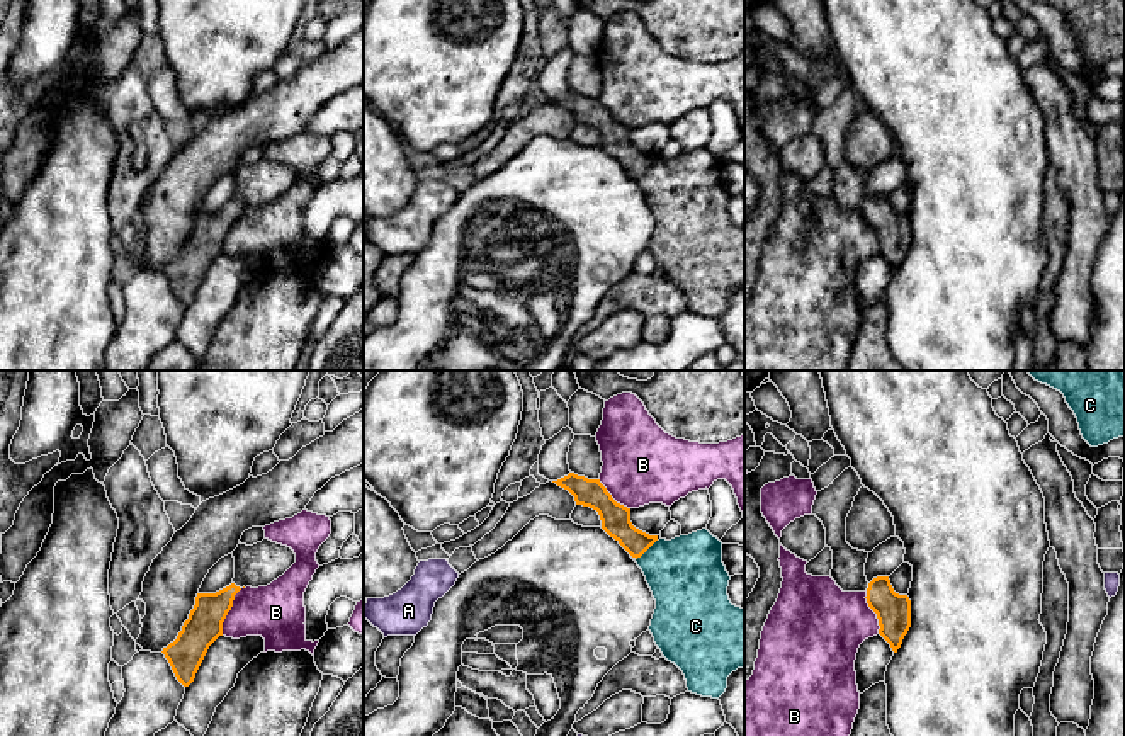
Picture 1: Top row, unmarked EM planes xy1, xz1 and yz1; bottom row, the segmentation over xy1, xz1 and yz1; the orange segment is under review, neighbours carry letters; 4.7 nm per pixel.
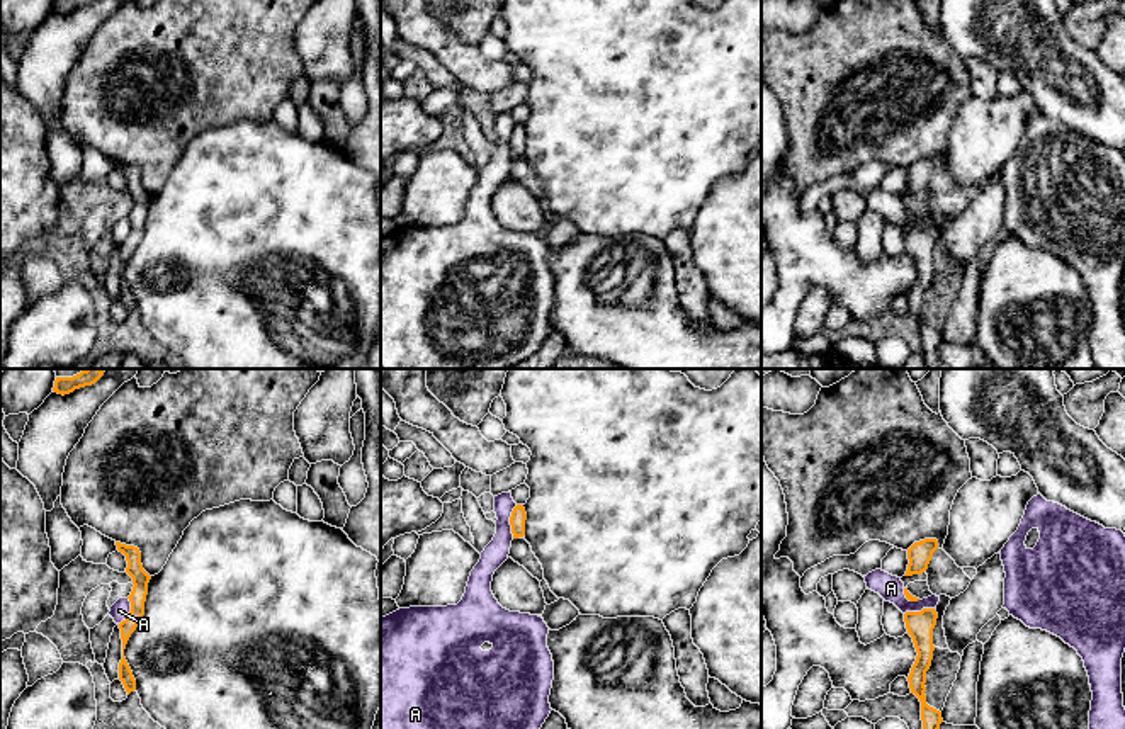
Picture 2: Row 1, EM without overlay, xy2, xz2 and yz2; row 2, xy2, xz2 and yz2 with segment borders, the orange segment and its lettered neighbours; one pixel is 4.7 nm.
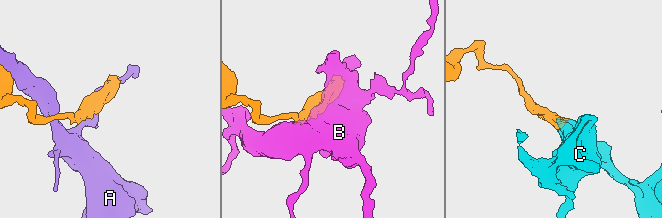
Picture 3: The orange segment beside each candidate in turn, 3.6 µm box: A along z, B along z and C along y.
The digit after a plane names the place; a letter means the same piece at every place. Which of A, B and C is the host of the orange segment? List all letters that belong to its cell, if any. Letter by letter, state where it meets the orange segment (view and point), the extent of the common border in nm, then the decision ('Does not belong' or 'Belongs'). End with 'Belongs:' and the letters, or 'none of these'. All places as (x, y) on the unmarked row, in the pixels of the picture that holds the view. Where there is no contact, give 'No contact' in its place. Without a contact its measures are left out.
A: Touches orange at xz2 (510, 141). Shared border 160 nm. Does not belong
B: Touches orange at xy1 (230, 228). Shared border 260 nm. Does not belong
C: Touches orange at xz1 (646, 169). Shared border 140 nm. Belongs
Belongs: C

